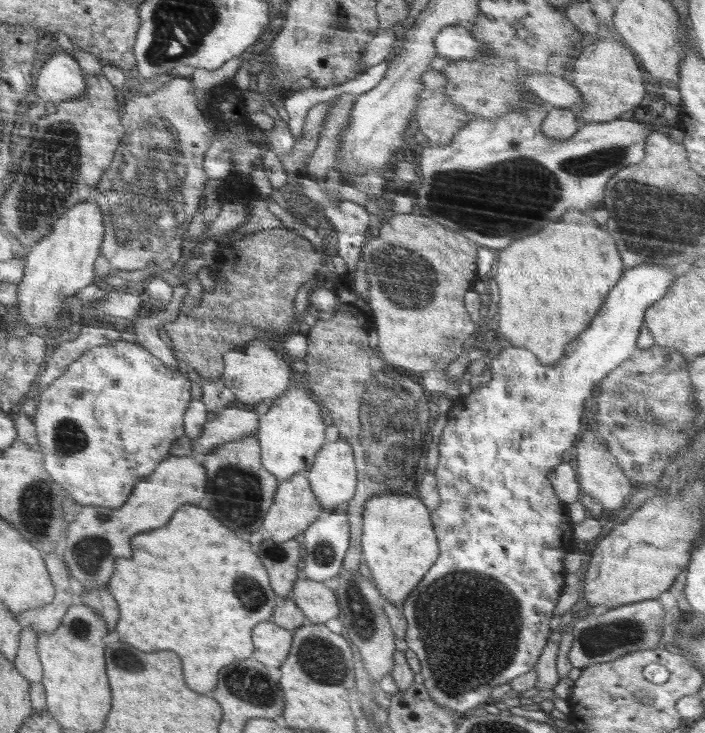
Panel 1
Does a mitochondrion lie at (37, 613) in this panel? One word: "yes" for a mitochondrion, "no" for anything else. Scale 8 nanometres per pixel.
no

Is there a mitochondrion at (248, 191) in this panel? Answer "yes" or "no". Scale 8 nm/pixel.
no

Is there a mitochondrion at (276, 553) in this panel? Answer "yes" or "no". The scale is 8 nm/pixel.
yes

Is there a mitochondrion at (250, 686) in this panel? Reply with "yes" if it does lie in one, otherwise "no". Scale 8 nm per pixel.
yes

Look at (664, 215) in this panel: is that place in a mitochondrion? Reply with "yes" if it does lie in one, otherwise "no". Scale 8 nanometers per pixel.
yes

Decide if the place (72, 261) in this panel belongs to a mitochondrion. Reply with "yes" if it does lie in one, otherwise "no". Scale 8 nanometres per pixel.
no

